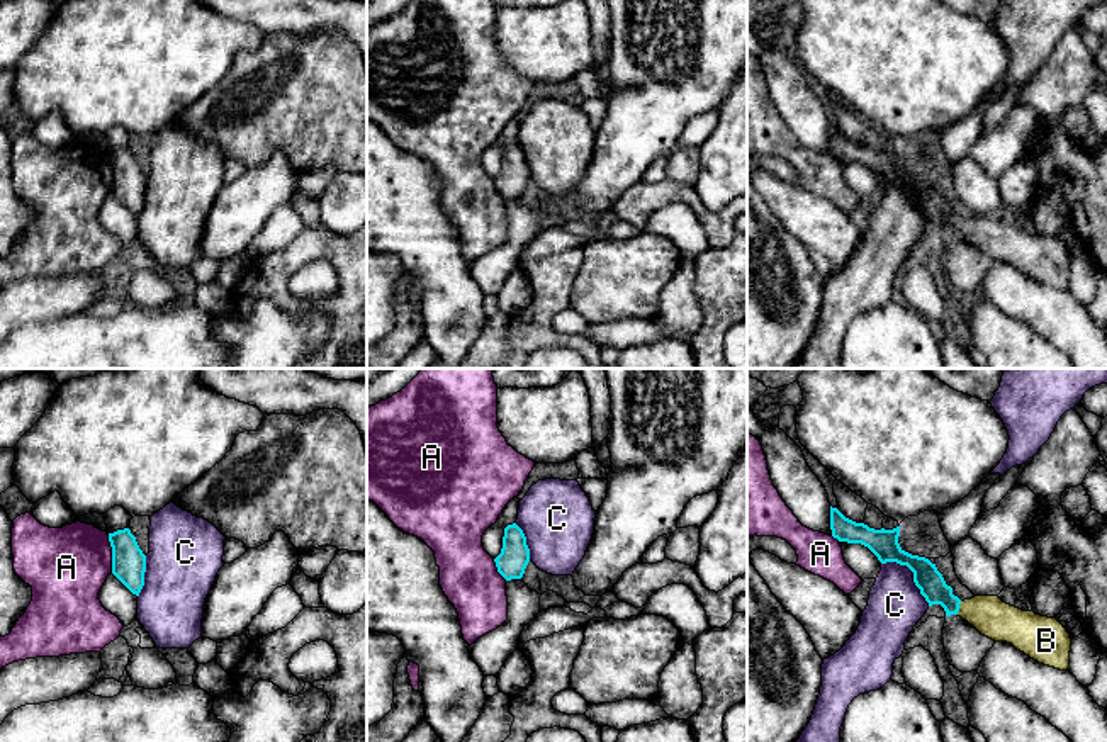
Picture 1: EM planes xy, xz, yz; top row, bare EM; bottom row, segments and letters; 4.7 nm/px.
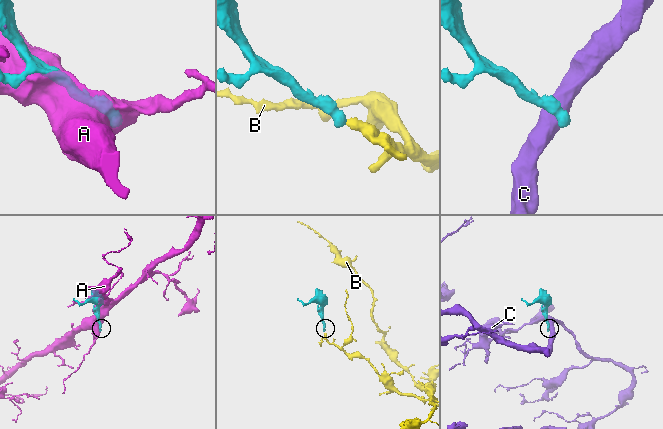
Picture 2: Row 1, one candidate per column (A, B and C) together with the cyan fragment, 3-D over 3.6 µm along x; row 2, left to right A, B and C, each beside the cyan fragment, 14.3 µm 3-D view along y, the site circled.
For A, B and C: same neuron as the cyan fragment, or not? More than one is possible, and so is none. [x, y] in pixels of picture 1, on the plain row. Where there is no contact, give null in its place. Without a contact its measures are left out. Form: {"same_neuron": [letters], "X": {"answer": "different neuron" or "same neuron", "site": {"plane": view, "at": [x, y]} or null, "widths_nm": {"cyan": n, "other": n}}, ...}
{"same_neuron": ["B"], "A": {"answer": "different neuron", "site": {"plane": "xy", "at": [112, 174]}, "widths_nm": {"cyan": 160, "other": 380}}, "B": {"answer": "same neuron", "site": {"plane": "yz", "at": [958, 228]}, "widths_nm": {"cyan": 130, "other": 190}}, "C": {"answer": "different neuron", "site": {"plane": "yz", "at": [914, 194]}, "widths_nm": {"cyan": 140, "other": 260}}}

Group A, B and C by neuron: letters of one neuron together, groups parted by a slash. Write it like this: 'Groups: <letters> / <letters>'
Groups: A / B / C

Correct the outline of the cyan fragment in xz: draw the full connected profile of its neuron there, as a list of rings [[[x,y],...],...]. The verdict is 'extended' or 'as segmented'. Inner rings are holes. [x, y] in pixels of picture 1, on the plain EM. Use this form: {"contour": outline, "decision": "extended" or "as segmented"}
{"contour": [[[513,143],[504,148],[501,173],[494,178],[497,192],[506,199],[521,199],[530,182],[530,168],[523,149]]], "decision": "as segmented"}

